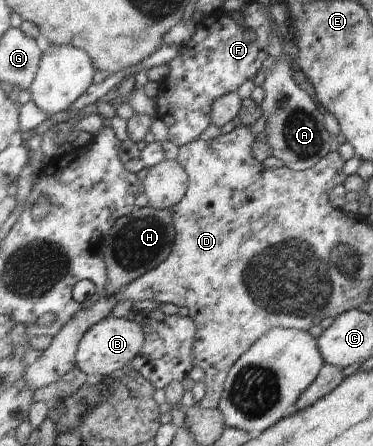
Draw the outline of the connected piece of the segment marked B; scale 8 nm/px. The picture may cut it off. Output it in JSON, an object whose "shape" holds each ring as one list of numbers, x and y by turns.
{"shape":[[109,316,94,325,81,339,76,353,76,365,86,374,109,378,131,366,132,361,144,349,146,338,144,327,139,321]]}

